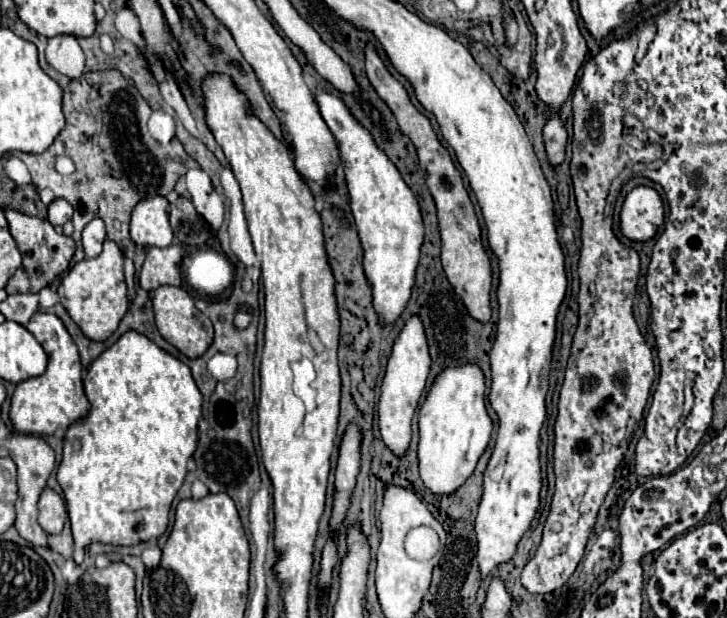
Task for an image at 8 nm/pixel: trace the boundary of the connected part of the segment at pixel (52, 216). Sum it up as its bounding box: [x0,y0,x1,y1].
[47,198,73,228]

